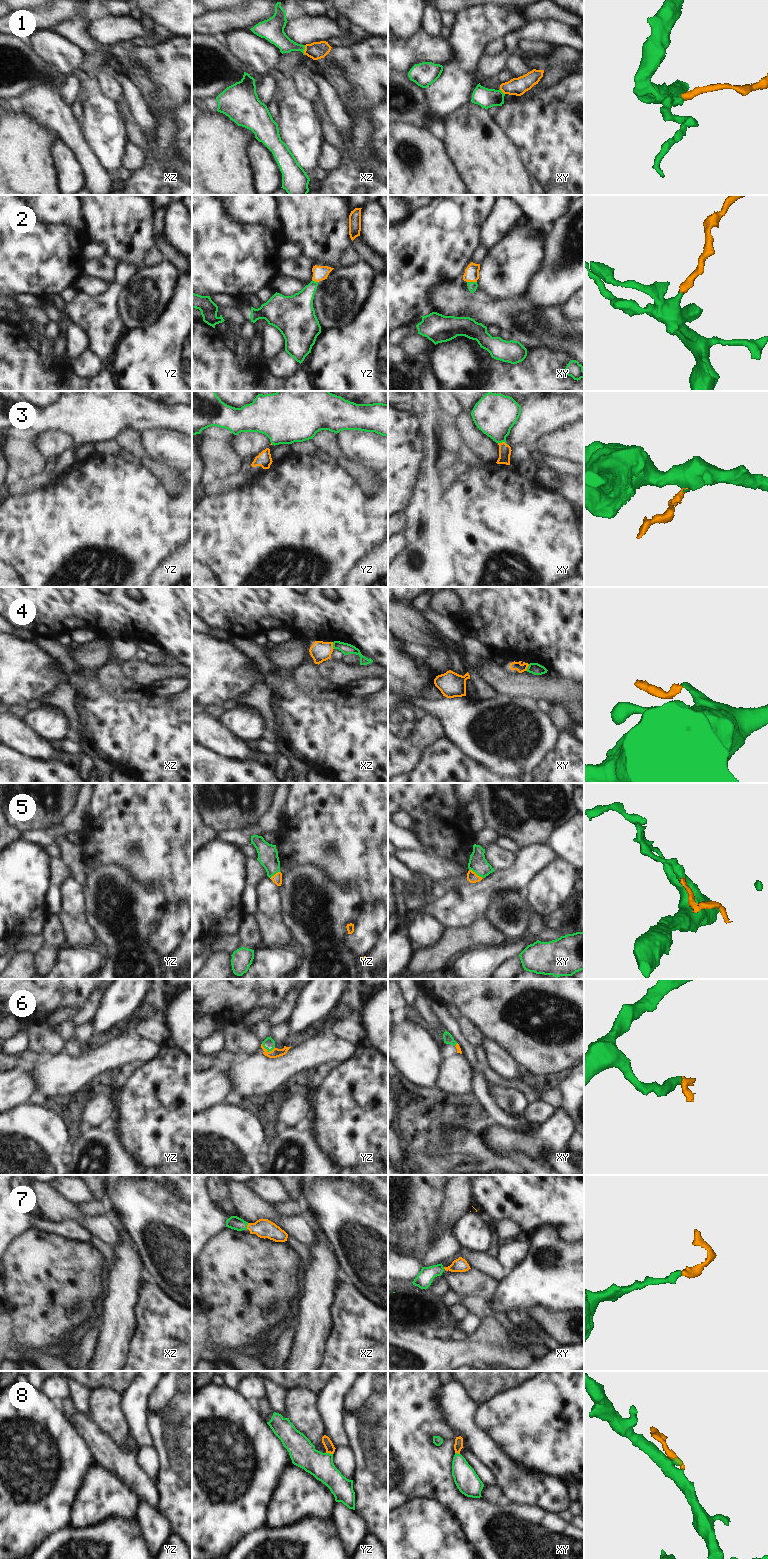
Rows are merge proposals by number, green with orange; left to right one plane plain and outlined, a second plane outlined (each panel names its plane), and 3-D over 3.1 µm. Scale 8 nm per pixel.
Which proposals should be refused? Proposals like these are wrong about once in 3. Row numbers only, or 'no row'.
1, 4

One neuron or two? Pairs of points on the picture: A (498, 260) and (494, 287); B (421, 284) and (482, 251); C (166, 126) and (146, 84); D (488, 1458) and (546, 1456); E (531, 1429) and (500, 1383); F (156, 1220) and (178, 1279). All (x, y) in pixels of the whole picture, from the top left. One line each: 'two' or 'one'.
A: one
B: two
C: two
D: two
E: two
F: one

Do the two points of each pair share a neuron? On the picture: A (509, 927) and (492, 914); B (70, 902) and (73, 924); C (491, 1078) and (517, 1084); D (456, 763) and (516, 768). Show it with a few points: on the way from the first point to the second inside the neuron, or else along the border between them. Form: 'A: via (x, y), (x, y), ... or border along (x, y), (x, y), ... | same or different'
A: via (505, 923), (496, 915) | same
B: border along (63, 911), (72, 916), (83, 915) | different
C: via (497, 1080), (503, 1083), (511, 1083) | same
D: border along (464, 752), (495, 772) | different

